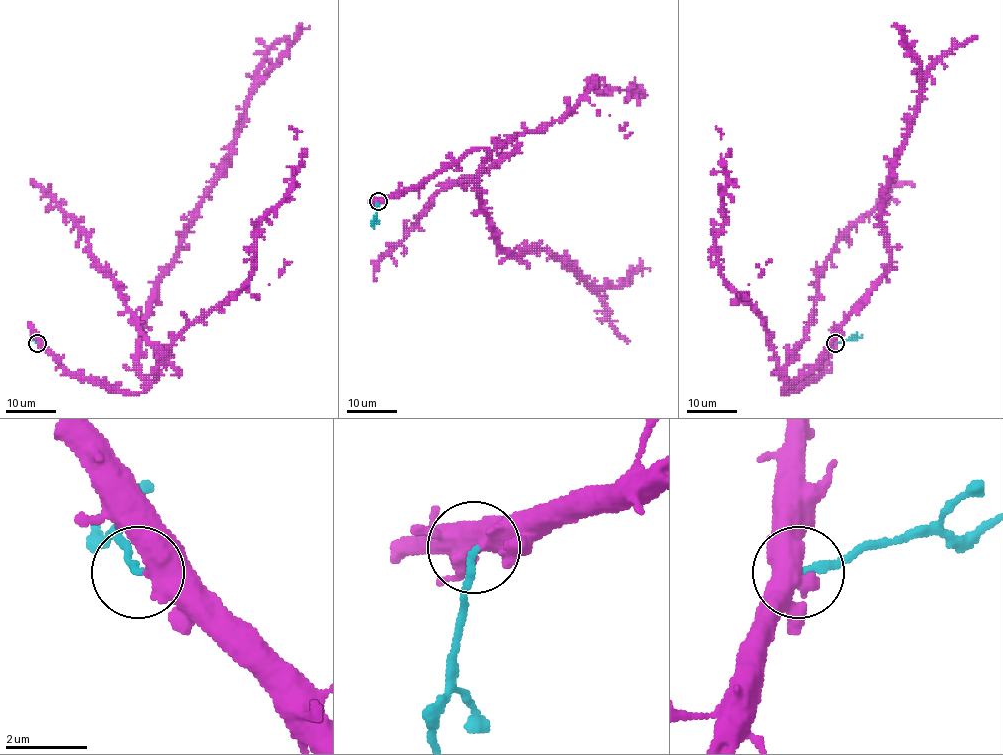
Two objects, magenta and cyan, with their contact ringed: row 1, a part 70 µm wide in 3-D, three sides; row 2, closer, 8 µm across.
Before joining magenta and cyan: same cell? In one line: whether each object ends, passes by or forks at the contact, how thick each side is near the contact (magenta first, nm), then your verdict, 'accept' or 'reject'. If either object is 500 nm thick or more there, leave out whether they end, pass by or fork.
650 nm thick on the magenta side, 170 nm on the other; reject

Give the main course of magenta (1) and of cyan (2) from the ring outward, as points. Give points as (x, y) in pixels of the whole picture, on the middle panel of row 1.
1: (378, 201), (485, 147), (480, 202), (512, 256), (545, 249), (590, 285), (618, 286), (649, 270)
2: (378, 201), (373, 227)

